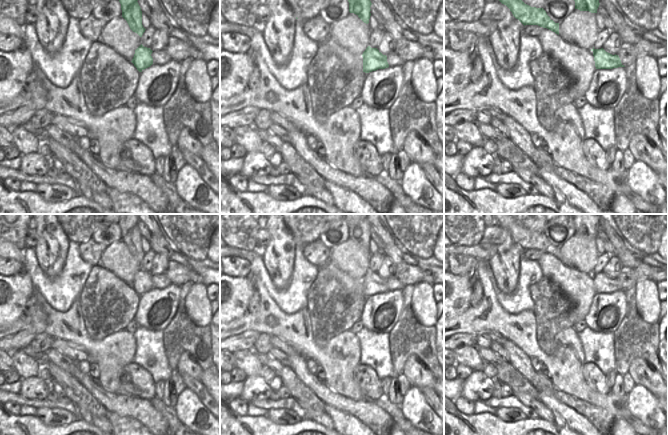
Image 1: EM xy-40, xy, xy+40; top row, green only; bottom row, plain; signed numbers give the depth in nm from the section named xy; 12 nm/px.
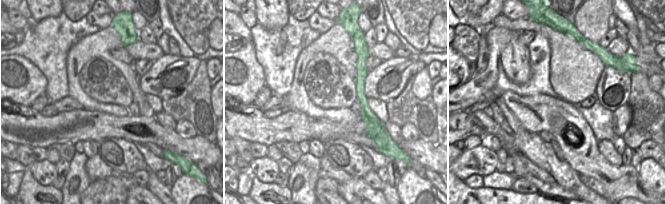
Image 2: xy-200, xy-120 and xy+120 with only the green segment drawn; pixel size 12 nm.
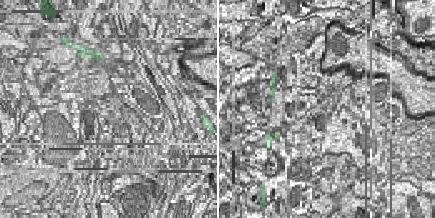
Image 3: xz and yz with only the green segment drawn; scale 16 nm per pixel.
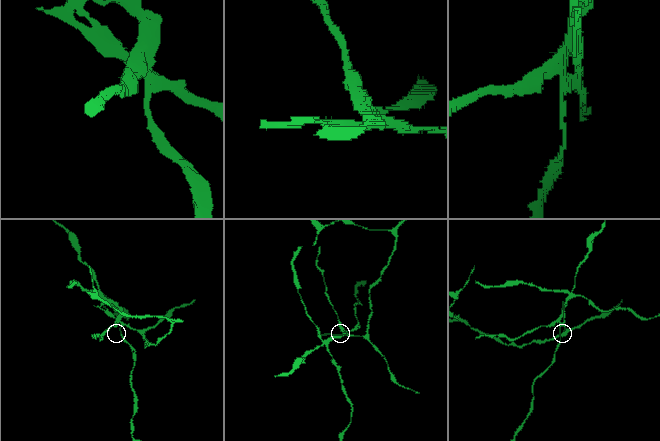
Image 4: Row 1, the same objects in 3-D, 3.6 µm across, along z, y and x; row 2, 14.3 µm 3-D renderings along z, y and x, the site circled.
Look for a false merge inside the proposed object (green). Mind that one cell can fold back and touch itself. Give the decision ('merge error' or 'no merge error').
merge error

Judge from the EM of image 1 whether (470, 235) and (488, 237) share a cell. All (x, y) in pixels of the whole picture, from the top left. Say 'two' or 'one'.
two

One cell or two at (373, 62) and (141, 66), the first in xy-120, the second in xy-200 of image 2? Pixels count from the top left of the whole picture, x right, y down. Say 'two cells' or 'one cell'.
one cell

